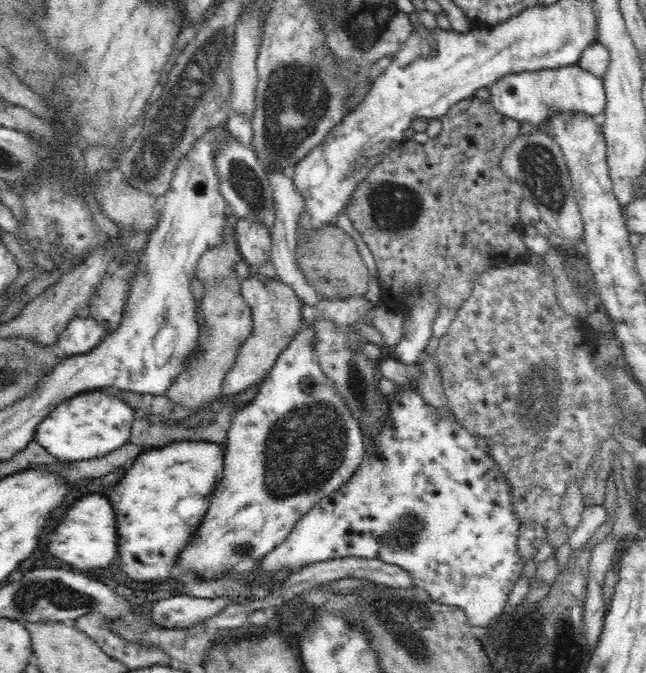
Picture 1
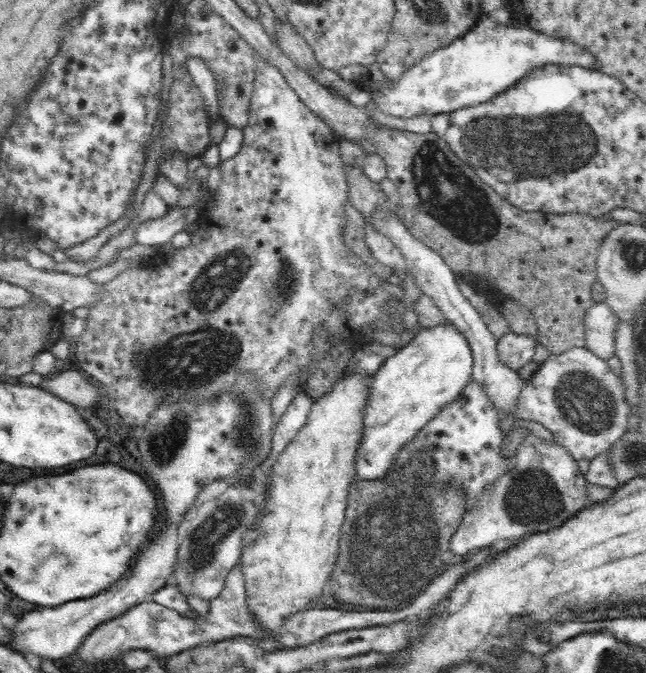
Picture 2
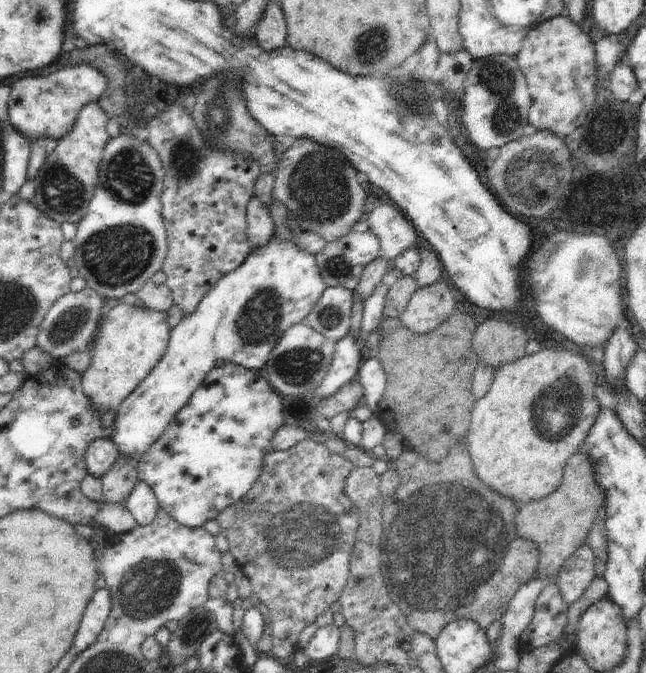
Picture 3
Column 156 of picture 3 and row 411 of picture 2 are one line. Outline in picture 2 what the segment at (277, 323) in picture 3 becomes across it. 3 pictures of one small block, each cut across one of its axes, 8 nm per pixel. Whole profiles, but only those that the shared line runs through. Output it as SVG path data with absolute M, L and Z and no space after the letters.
M444 324L421 328L412 341L386 358L369 386L364 411L362 440L356 455L357 477L382 479L398 460L406 443L421 431L446 404L454 403L469 383L473 356L466 337L458 327Z

